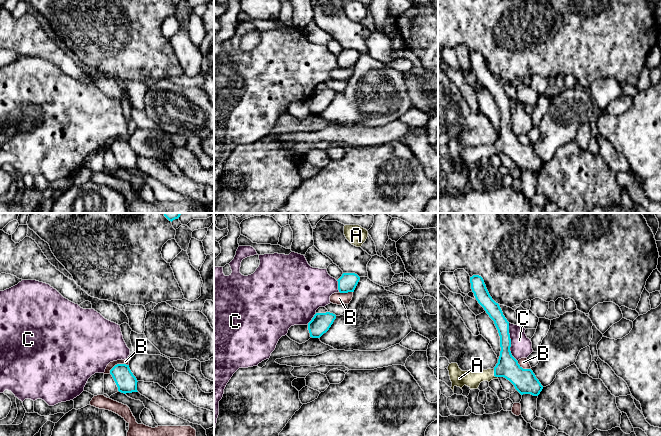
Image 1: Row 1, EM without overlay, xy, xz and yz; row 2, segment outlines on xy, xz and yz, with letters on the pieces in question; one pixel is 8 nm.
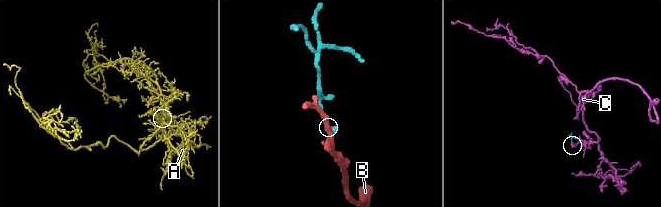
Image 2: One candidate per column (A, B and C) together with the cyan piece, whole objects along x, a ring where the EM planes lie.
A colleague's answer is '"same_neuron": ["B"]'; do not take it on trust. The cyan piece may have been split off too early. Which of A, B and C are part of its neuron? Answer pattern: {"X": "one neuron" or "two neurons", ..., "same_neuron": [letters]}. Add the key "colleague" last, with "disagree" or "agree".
{"A": "one neuron", "B": "two neurons", "C": "two neurons", "same_neuron": ["A"], "colleague": "disagree"}

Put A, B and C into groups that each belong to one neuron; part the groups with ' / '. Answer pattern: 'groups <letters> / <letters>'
groups A / B / C

